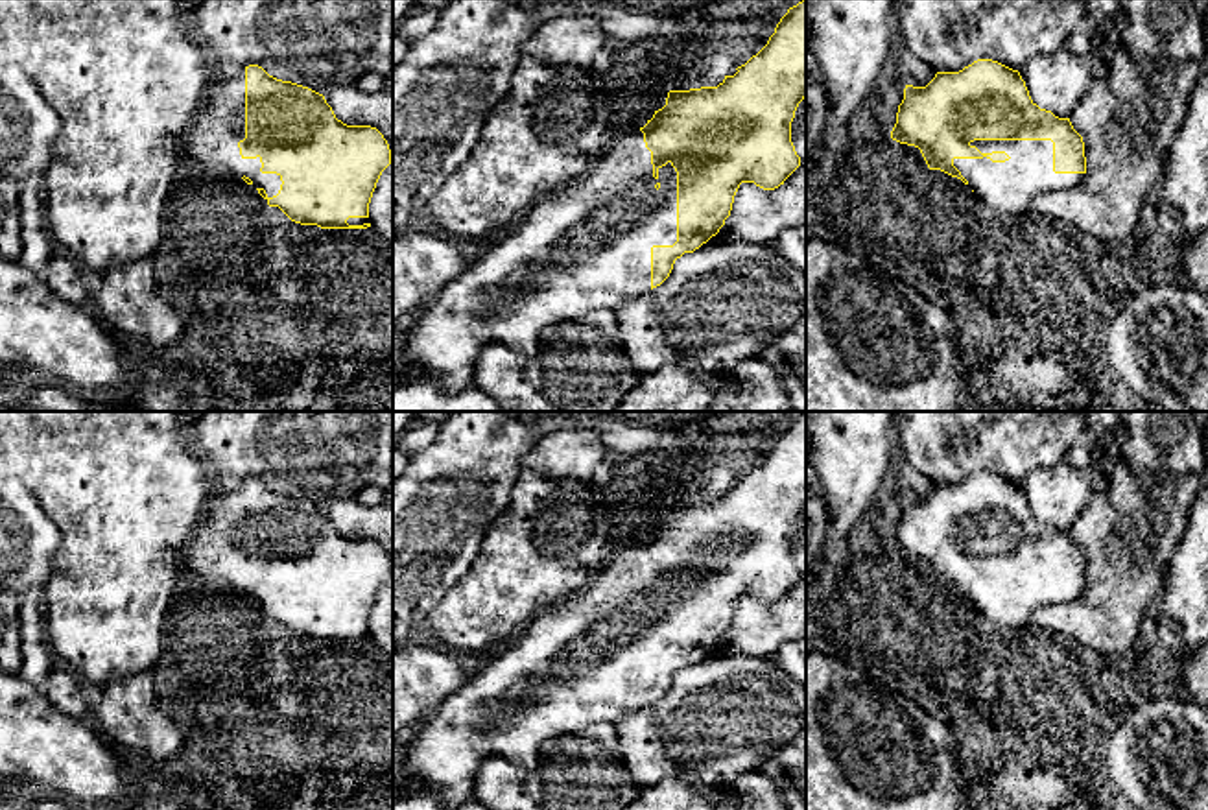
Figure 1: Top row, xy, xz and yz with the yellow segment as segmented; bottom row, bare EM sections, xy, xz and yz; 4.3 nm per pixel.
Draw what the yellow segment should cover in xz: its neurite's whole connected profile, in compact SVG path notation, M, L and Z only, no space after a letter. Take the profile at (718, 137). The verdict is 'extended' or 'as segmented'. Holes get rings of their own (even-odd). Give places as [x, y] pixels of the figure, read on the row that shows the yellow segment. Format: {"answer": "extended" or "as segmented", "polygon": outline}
{"answer": "extended", "polygon": "M806 0L789 7L767 44L717 87L669 90L666 105L640 129L614 137L592 172L535 203L509 231L483 244L465 273L450 280L406 332L400 378L435 378L446 393L474 384L480 351L498 341L522 356L540 349L542 332L596 310L618 312L625 303L660 286L684 253L719 232L741 183L775 190L800 166L791 122L806 98Z"}

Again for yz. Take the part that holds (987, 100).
{"answer": "extended", "polygon": "M977 59L959 72L937 72L926 87L906 85L891 138L918 148L930 170L961 179L983 205L1000 214L1025 214L1035 197L1075 188L1086 173L1084 142L1070 118L1040 109L1020 72L992 59Z"}

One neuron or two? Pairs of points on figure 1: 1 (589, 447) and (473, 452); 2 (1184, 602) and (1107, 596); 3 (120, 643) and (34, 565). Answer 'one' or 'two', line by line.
1: two
2: two
3: two

